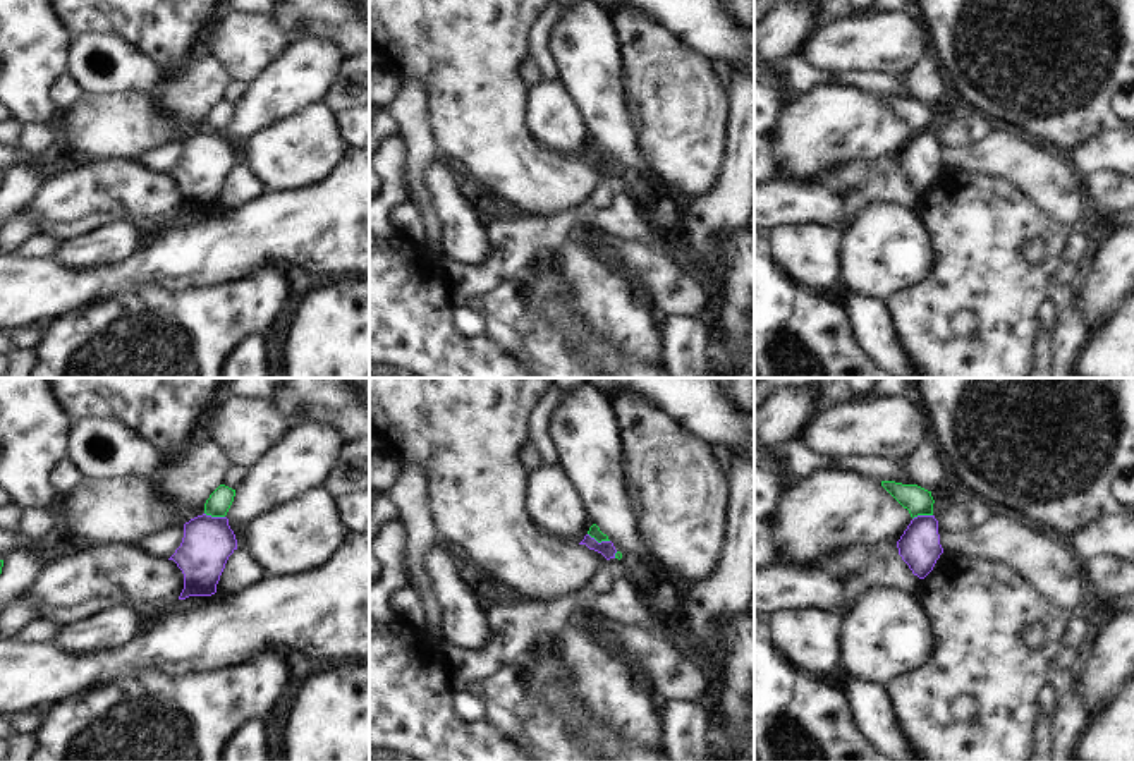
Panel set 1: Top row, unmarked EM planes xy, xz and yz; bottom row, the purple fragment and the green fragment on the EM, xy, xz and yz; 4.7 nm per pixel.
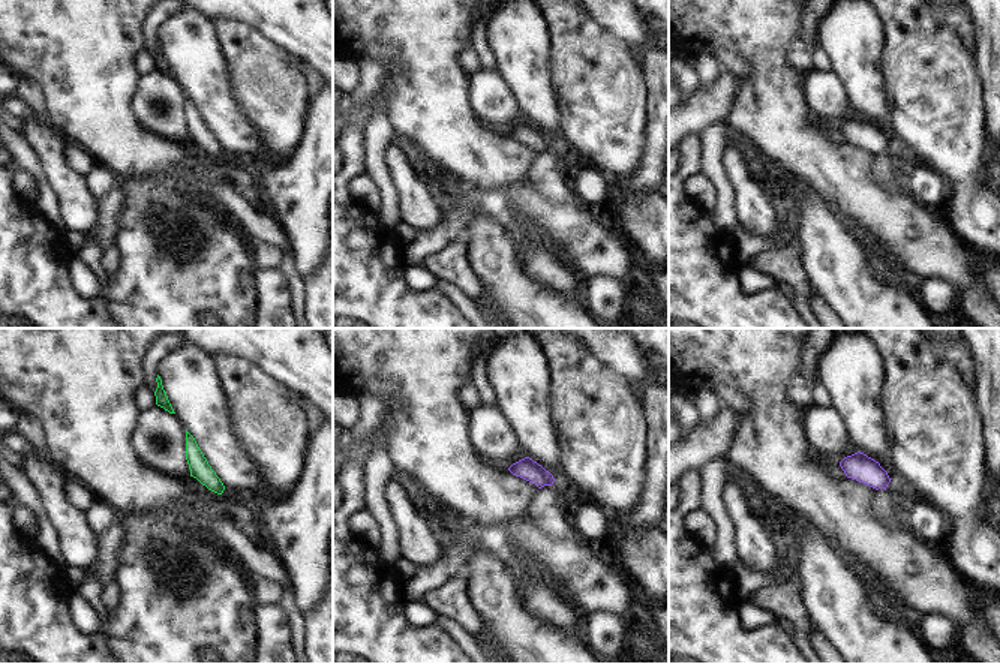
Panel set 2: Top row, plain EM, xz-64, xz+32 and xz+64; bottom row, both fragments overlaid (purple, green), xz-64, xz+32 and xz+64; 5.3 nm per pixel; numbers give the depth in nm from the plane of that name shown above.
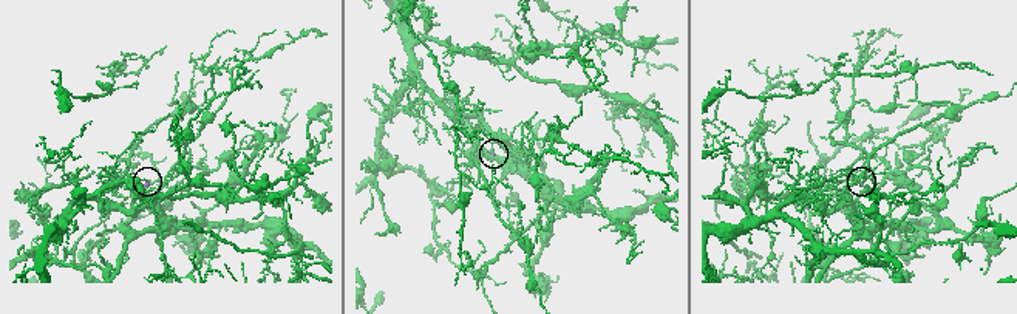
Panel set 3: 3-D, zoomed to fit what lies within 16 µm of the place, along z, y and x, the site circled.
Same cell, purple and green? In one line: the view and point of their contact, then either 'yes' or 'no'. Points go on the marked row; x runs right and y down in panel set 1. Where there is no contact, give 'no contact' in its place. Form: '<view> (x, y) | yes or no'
xz (597, 541) | no

